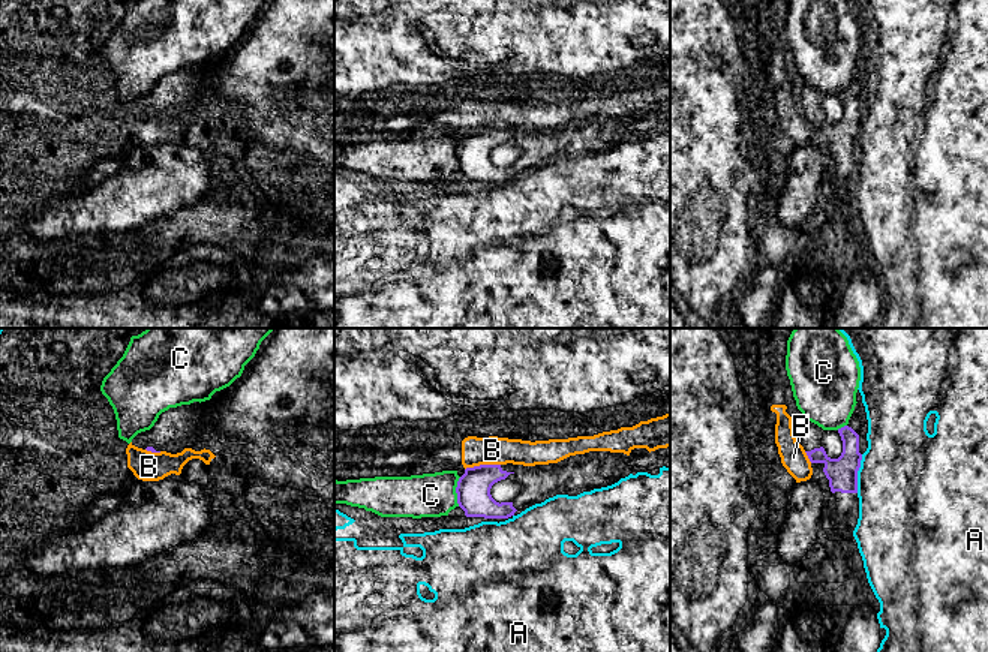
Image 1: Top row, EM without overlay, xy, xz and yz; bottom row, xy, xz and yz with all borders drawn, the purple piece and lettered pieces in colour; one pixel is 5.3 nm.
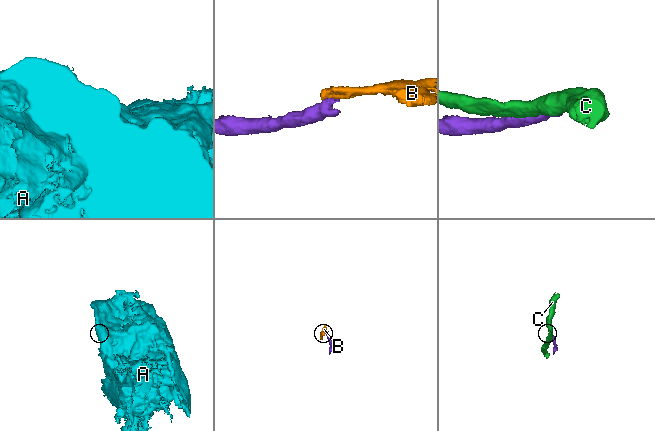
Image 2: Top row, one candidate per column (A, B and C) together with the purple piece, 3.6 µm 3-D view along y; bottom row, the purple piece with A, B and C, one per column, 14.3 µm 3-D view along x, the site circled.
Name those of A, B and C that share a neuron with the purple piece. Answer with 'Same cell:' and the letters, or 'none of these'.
Same cell: none of these

